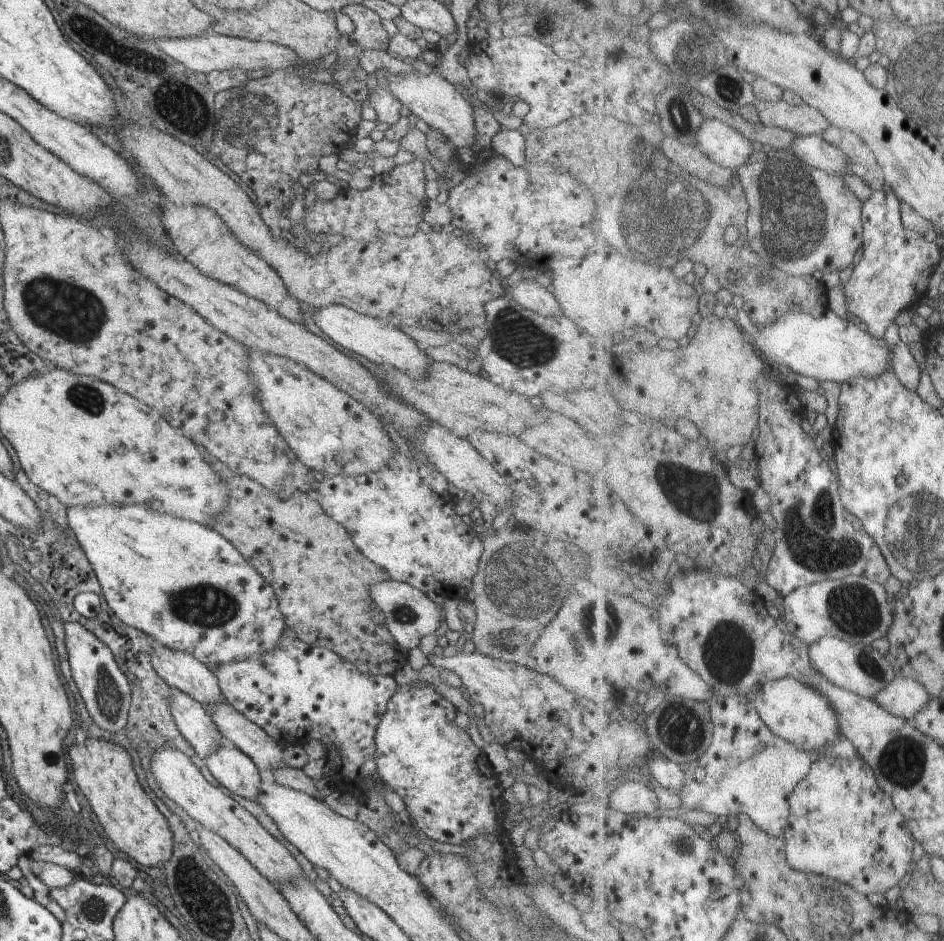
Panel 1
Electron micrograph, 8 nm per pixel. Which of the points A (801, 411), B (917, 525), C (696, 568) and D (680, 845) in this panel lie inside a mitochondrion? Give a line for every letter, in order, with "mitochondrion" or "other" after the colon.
A: other
B: mitochondrion
C: other
D: mitochondrion

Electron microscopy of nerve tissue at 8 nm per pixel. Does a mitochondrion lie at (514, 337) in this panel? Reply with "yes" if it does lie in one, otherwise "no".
yes

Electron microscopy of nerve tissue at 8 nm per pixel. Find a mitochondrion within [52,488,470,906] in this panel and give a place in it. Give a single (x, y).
(205, 605)

